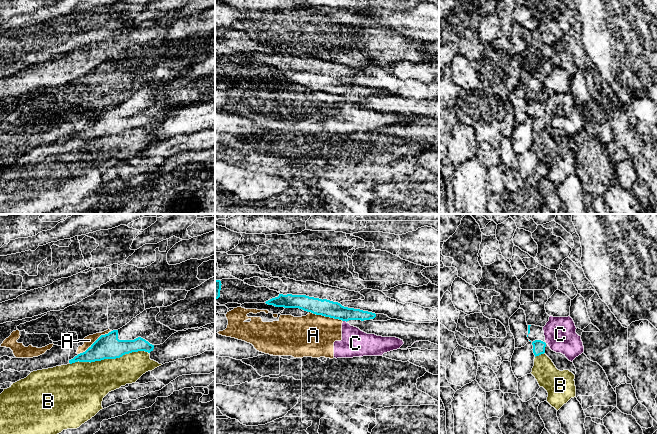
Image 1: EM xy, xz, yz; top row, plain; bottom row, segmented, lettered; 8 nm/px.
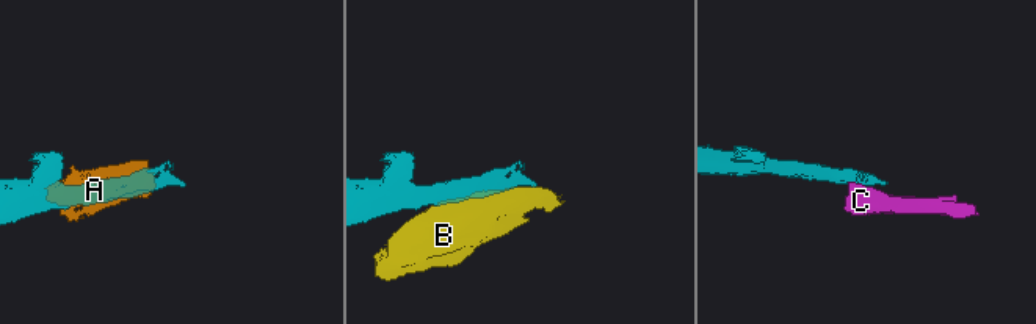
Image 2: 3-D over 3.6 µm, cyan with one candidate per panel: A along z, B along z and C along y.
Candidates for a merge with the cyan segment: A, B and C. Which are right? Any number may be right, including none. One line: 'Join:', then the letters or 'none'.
Join: none

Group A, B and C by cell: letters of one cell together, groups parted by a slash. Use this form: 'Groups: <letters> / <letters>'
Groups: A C / B

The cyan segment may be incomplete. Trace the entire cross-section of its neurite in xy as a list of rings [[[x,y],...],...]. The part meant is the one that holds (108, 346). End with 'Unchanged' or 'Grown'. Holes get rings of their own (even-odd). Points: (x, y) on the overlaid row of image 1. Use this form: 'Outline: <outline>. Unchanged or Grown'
Outline: [[[158,307],[144,310],[122,328],[101,335],[85,352],[69,360],[69,363],[116,359],[138,351],[150,353],[155,345],[163,344],[178,332],[156,321],[159,312]]]. Grown

